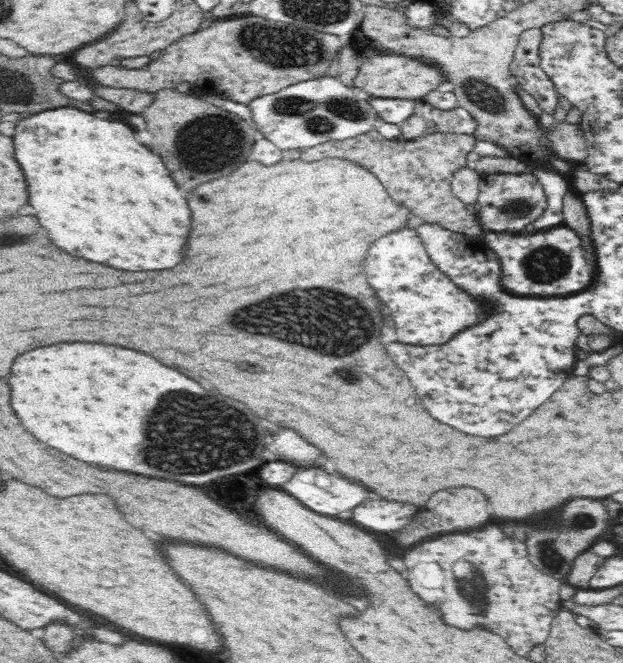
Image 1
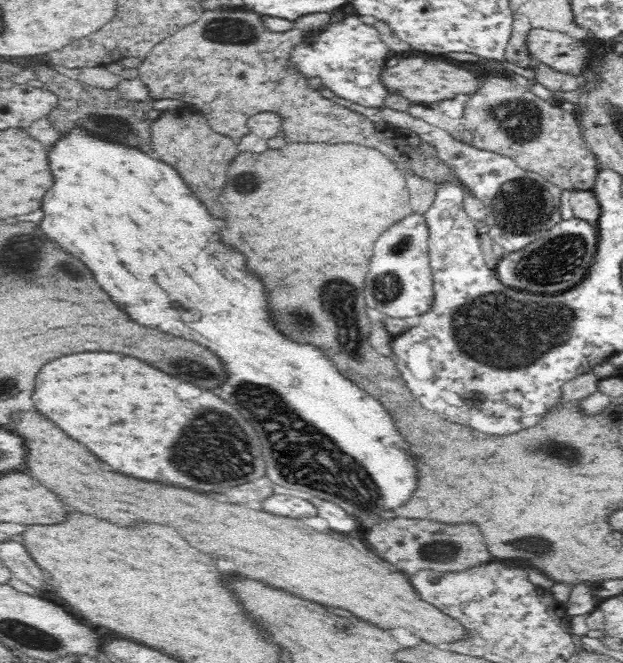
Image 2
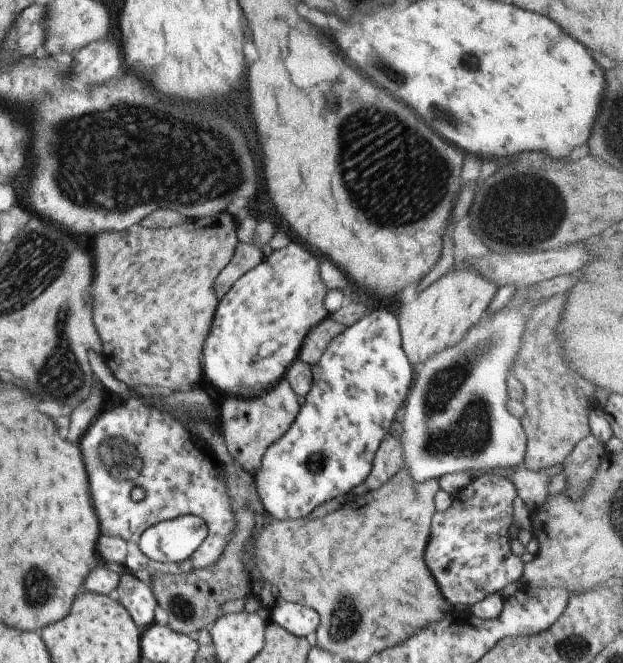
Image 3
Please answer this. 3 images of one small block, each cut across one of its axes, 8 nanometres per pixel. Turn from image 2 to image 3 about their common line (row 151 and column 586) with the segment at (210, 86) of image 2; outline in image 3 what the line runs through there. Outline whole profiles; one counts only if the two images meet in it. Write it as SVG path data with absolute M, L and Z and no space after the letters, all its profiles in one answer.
M557 293L532 306L523 326L519 354L511 364L510 376L519 380L525 389L523 408L527 409L524 416L519 418L526 435L526 454L521 466L535 473L562 464L573 448L590 434L589 410L603 410L595 399L592 382L565 366L559 340L554 336L565 300L567 298L563 293Z

